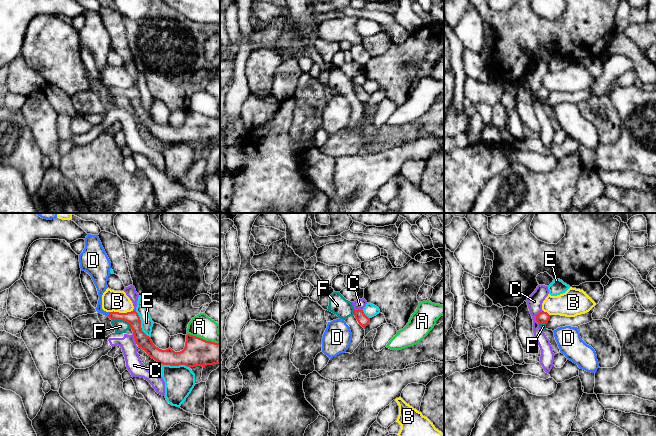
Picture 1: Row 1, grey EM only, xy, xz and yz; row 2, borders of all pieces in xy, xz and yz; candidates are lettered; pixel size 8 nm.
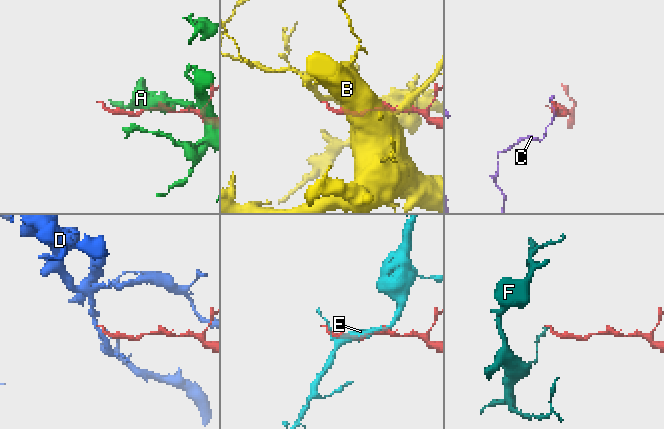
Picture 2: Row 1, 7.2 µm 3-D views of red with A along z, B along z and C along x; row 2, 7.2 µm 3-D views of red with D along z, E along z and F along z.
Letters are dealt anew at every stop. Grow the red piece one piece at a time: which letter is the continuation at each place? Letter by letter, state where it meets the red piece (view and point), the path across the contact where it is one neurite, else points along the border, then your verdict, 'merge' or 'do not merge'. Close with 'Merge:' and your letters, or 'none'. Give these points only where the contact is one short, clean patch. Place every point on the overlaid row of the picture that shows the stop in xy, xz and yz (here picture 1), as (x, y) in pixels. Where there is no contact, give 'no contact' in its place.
A: xy (203, 339) | do not merge
B: xy (121, 313) | do not merge
C: yz (536, 317) | along yz (542, 310), (536, 316), (538, 323) | do not merge
D: xy (109, 314) | do not merge
E: xy (140, 325) | do not merge
F: xy (123, 319) | along xy (112, 319), (123, 319), (131, 328) | do not merge
Merge: none

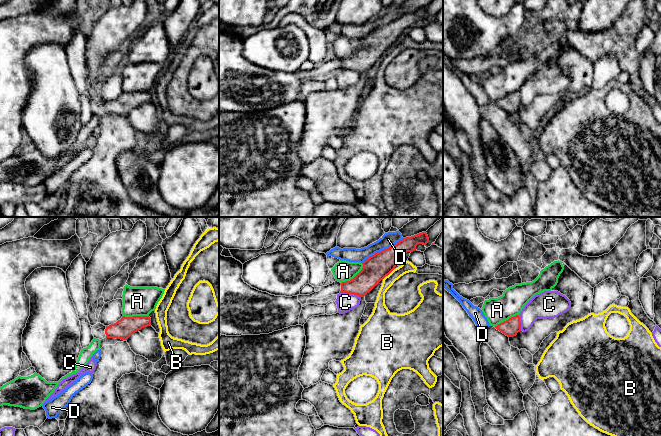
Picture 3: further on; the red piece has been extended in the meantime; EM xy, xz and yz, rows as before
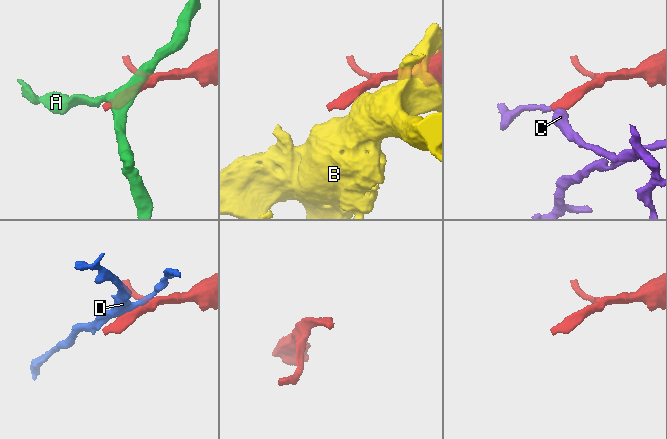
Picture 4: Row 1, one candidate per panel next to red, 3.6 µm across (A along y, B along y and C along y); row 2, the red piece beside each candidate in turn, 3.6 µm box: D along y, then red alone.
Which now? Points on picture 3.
A: xz (354, 277) | do not merge
B: xz (388, 274) | along xz (394, 268), (382, 279) | do not merge
C: xz (350, 293) | along xz (340, 292), (355, 294), (360, 297) | do not merge
D: xz (382, 250) | along xz (403, 238), (370, 255), (362, 263) | do not merge
Merge: none

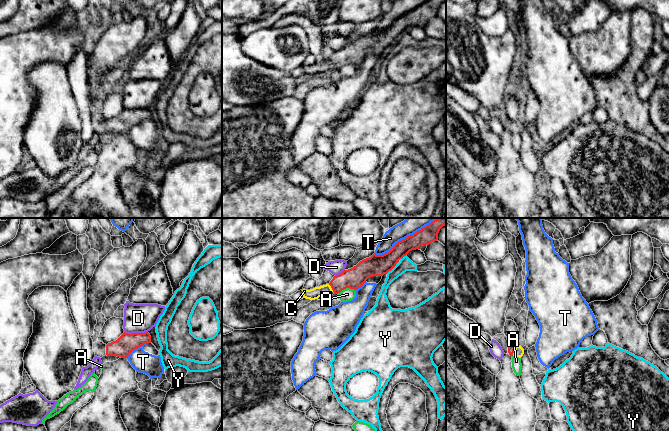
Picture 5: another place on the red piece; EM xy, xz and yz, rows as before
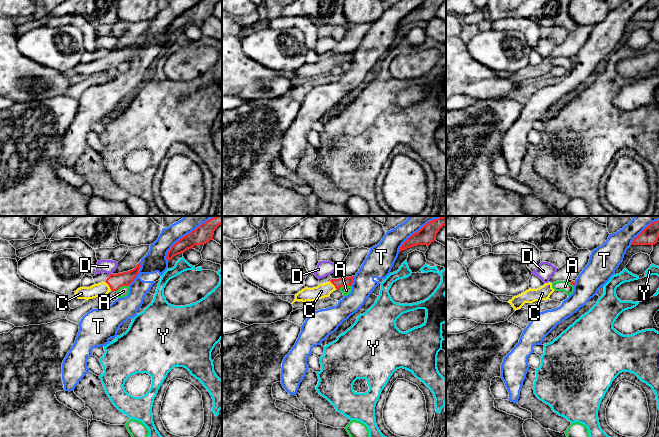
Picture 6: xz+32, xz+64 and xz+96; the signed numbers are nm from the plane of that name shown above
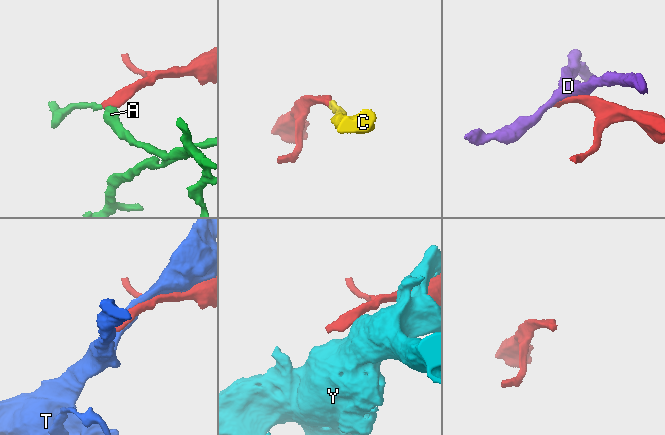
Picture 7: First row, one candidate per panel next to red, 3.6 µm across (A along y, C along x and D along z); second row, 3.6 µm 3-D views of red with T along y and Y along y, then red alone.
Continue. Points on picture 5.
A: xz (345, 288) | along xz (354, 289), (344, 288), (337, 293) | do not merge
C: yz (514, 349) | across yz (511, 347), (514, 349), (519, 351) | merge
D: xy (136, 333) | do not merge
T: xz (407, 237) | do not merge
Y: xz (391, 269) | along xz (396, 263), (386, 273) | do not merge
Merge: C

